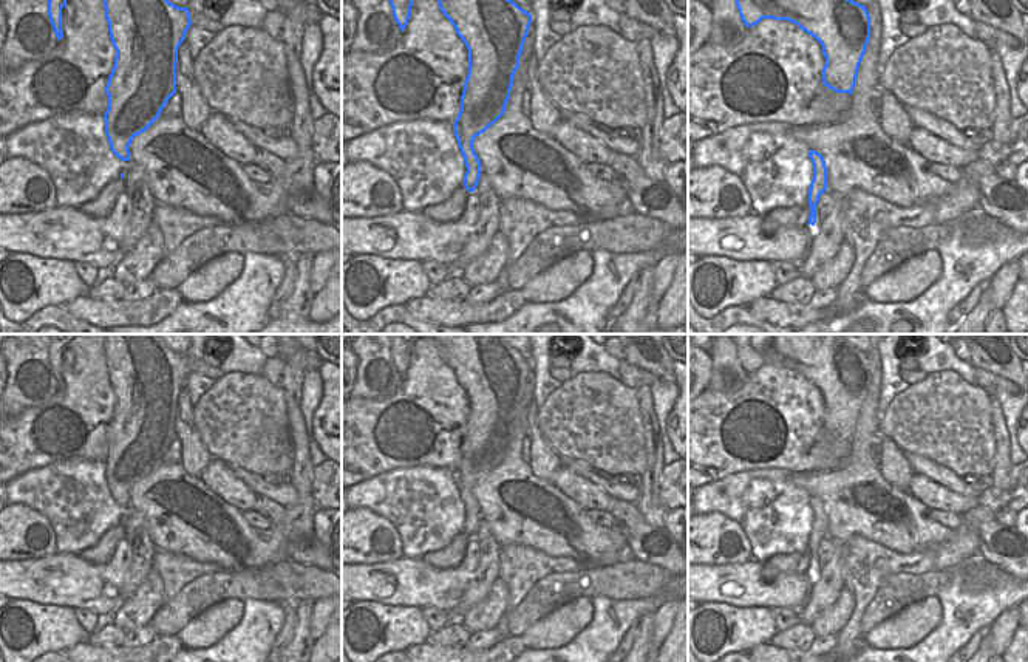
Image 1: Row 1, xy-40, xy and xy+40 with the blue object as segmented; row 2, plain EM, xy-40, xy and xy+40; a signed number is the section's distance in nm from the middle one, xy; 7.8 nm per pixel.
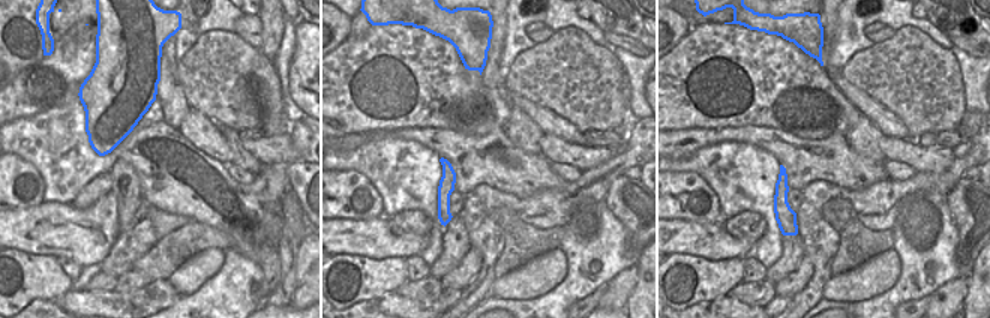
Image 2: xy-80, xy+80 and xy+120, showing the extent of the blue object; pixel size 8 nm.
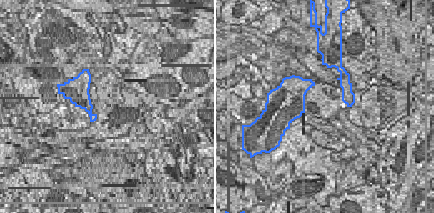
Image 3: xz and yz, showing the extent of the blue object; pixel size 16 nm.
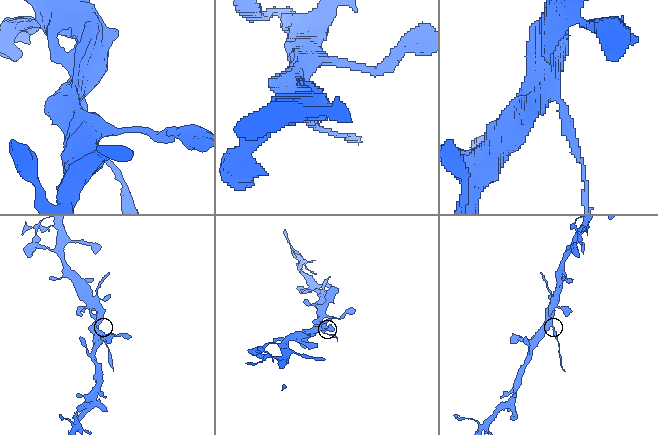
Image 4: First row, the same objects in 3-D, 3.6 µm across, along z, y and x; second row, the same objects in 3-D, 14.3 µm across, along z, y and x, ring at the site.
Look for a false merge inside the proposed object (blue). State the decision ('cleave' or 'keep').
cleave

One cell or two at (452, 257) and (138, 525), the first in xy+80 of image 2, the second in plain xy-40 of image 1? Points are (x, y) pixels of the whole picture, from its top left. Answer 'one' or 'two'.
one

